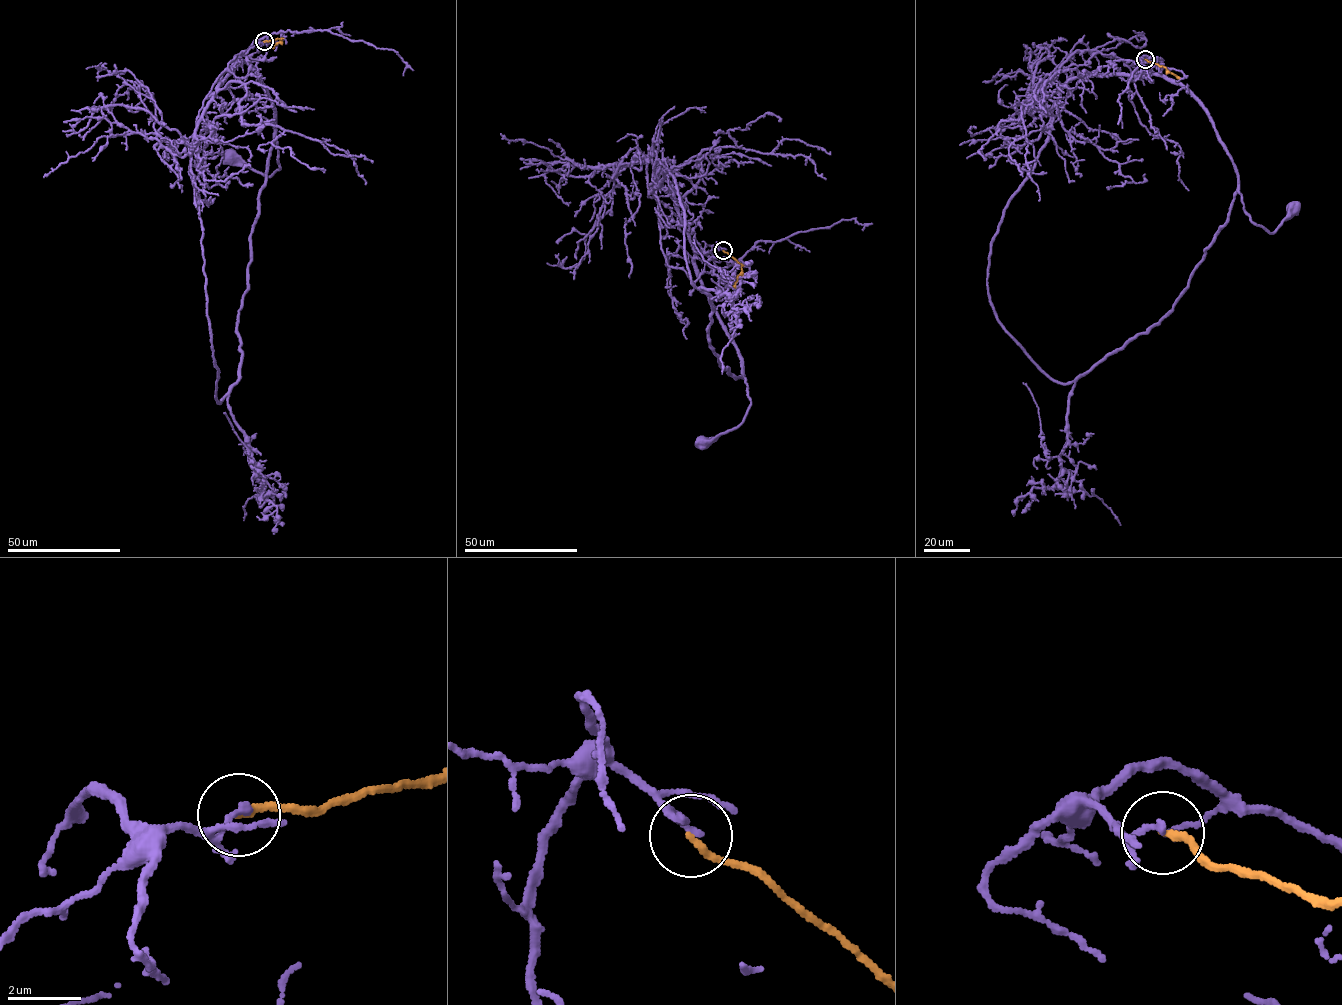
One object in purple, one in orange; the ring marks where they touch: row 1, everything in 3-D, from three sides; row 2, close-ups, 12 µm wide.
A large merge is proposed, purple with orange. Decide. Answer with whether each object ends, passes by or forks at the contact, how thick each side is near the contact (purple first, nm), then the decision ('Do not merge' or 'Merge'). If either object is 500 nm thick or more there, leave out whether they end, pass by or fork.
At the ring purple ends. At the ring orange ends. Thickness 170 nm (purple) against 190 nm. Do not merge

